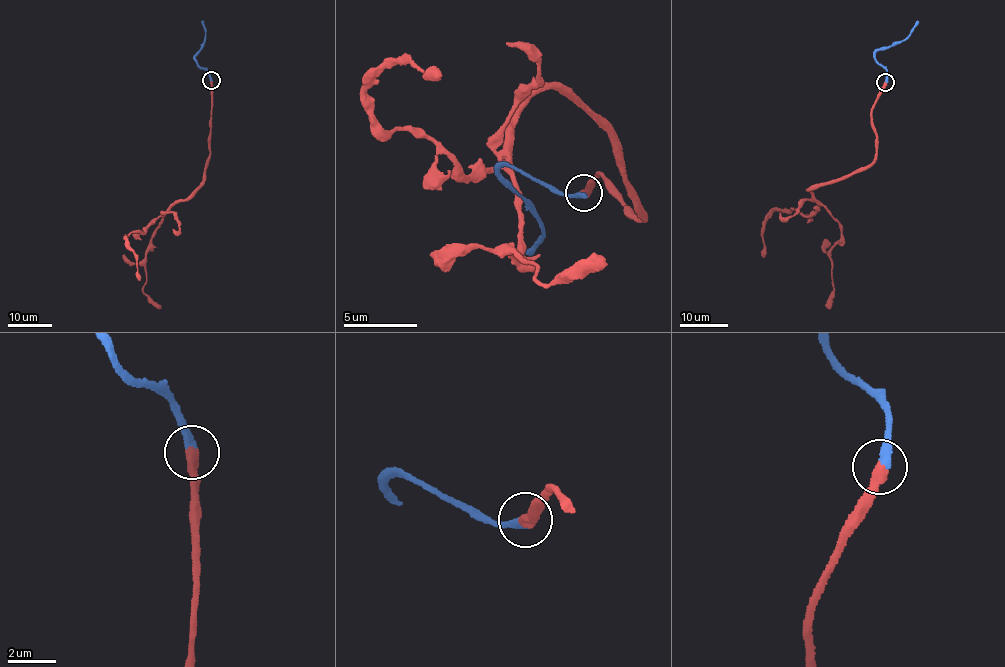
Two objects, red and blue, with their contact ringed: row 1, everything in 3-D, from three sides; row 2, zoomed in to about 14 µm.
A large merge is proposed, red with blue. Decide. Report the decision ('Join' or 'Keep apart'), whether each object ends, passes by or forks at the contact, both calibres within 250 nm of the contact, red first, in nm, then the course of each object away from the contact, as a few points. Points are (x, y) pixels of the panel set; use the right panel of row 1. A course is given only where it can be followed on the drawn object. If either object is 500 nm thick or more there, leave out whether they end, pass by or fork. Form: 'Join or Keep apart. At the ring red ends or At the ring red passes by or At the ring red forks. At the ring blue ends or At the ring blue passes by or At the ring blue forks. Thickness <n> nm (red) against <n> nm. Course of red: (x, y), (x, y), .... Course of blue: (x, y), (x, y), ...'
Join. At the ring red ends. At the ring blue ends. Thickness 440 nm (red) against 360 nm. Course of red: (886, 82), (871, 110), (876, 158), (807, 188), (841, 233), (830, 252), (834, 295), (829, 309). Course of blue: (886, 82), (887, 73), (876, 60), (876, 52), (906, 37), (918, 21)

